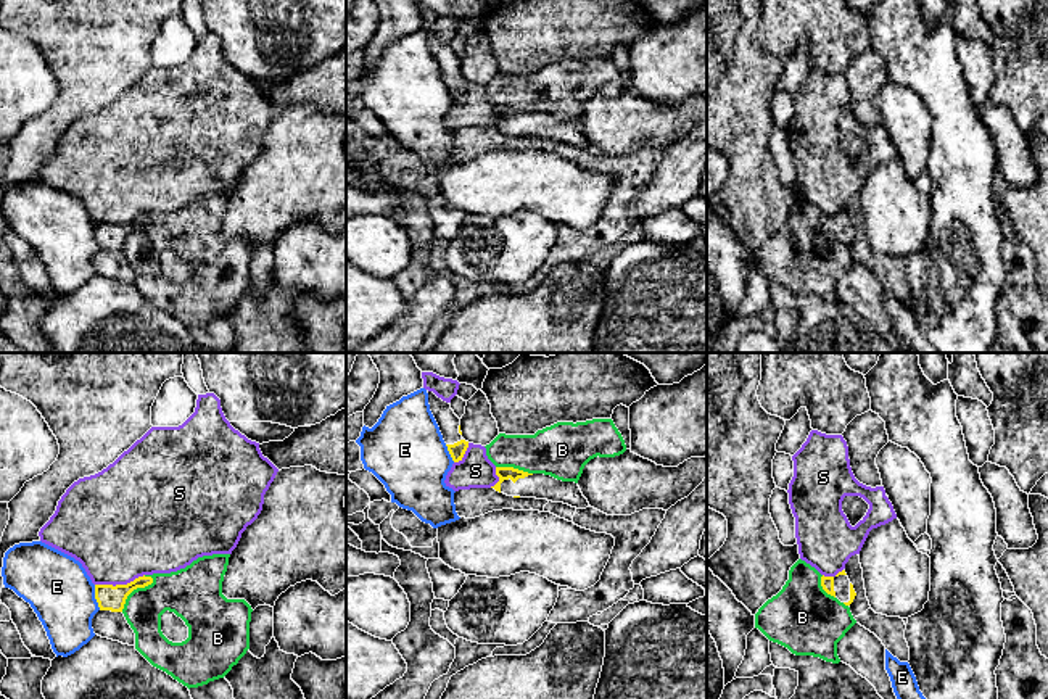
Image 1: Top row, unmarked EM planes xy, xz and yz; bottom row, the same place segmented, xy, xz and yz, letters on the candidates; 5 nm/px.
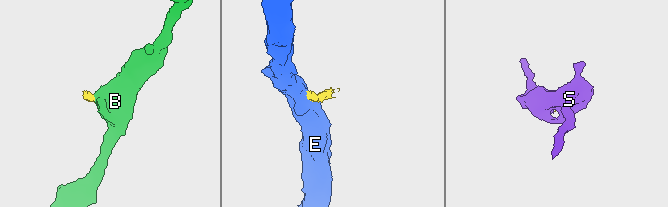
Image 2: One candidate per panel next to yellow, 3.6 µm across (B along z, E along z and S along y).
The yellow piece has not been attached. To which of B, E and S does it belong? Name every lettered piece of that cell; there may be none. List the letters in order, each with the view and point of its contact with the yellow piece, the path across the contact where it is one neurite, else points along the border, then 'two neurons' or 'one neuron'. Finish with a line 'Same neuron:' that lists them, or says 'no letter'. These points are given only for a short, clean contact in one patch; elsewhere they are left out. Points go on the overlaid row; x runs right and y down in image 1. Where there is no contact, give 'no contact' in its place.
B: xy (136, 588) | along xy (150, 575), (152, 582), (137, 587), (127, 596), (121, 611) | two neurons
E: xy (95, 598) | along xy (94, 585), (94, 598), (100, 609) | two neurons
S: xy (119, 585) | two neurons
Same neuron: no letter

